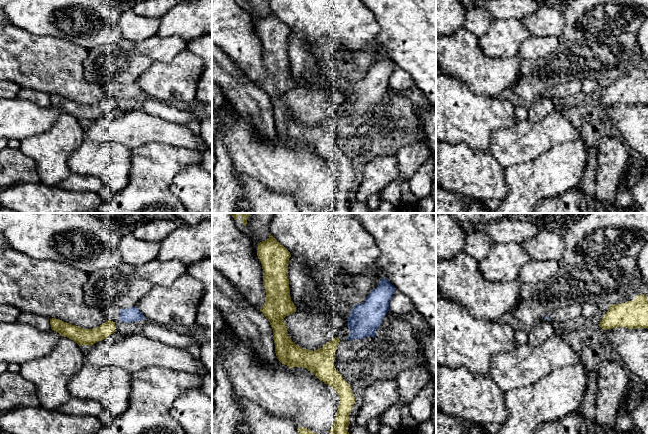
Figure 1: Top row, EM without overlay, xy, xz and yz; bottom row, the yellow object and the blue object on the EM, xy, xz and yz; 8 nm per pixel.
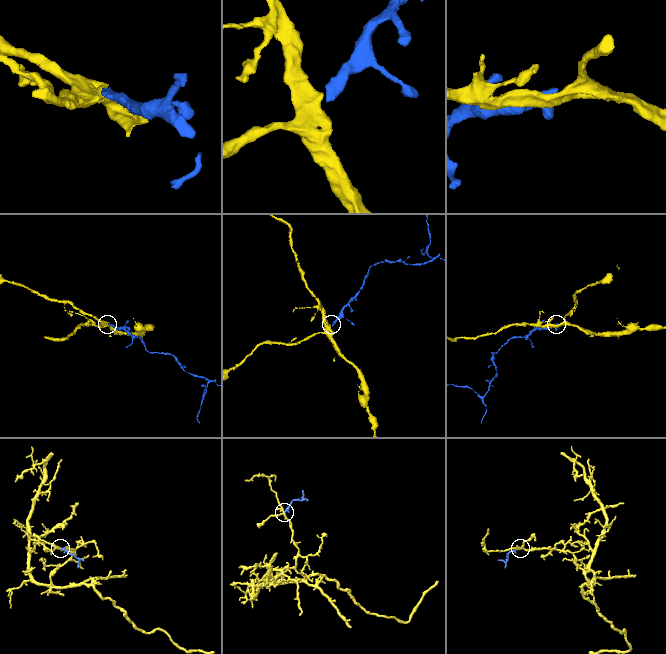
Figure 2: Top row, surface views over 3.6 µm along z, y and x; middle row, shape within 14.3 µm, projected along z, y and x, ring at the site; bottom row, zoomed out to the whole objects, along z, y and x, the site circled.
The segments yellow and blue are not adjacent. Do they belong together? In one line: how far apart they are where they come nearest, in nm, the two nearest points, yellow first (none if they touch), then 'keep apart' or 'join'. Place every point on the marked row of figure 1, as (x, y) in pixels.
50 nm apart; from yellow across xy (114, 322), (120, 320); keep apart

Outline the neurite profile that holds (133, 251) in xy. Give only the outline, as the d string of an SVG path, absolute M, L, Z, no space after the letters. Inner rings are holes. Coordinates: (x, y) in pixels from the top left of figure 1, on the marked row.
M125 234L119 242L122 262L130 265L142 265L156 260L160 243L136 239L133 234Z

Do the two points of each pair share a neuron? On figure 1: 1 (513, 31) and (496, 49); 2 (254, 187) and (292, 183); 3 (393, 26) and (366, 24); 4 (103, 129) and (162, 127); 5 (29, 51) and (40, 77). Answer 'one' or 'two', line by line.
1: one
2: two
3: two
4: one
5: one

